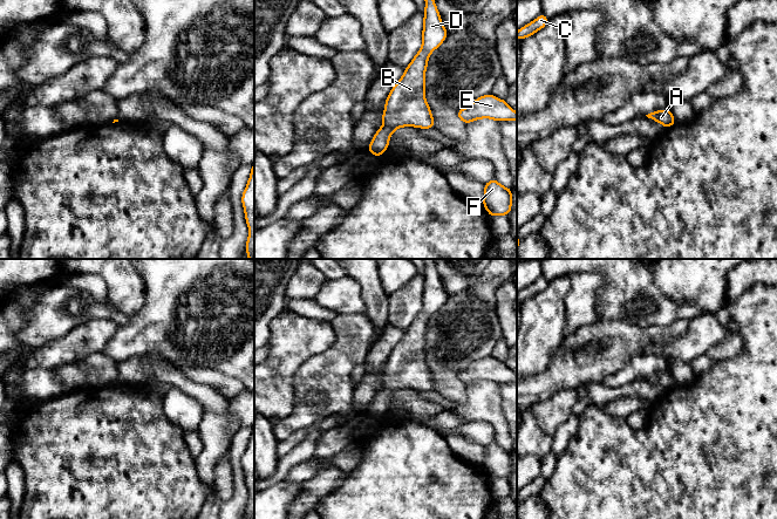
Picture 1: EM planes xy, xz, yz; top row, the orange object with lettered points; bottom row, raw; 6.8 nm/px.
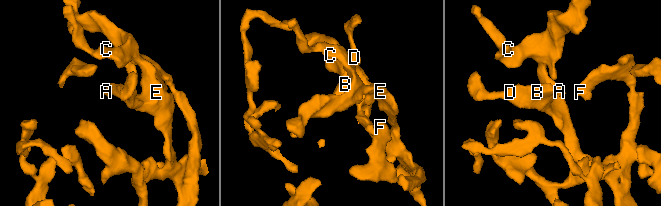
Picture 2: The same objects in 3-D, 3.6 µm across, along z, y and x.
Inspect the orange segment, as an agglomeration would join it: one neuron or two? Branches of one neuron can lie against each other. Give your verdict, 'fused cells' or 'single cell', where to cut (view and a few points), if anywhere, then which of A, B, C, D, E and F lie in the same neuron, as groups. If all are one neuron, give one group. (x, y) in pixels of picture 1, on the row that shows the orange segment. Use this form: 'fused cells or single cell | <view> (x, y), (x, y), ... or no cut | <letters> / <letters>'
single cell | no cut | A B C D E F

